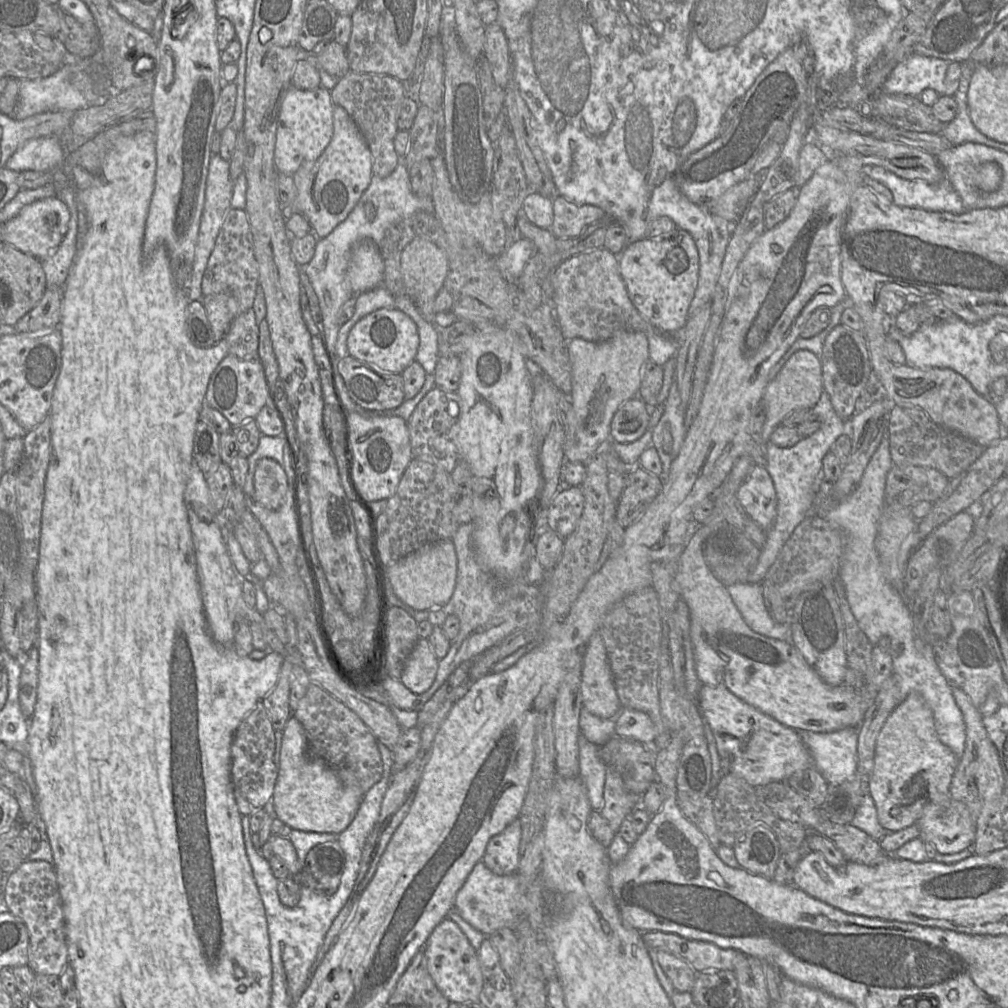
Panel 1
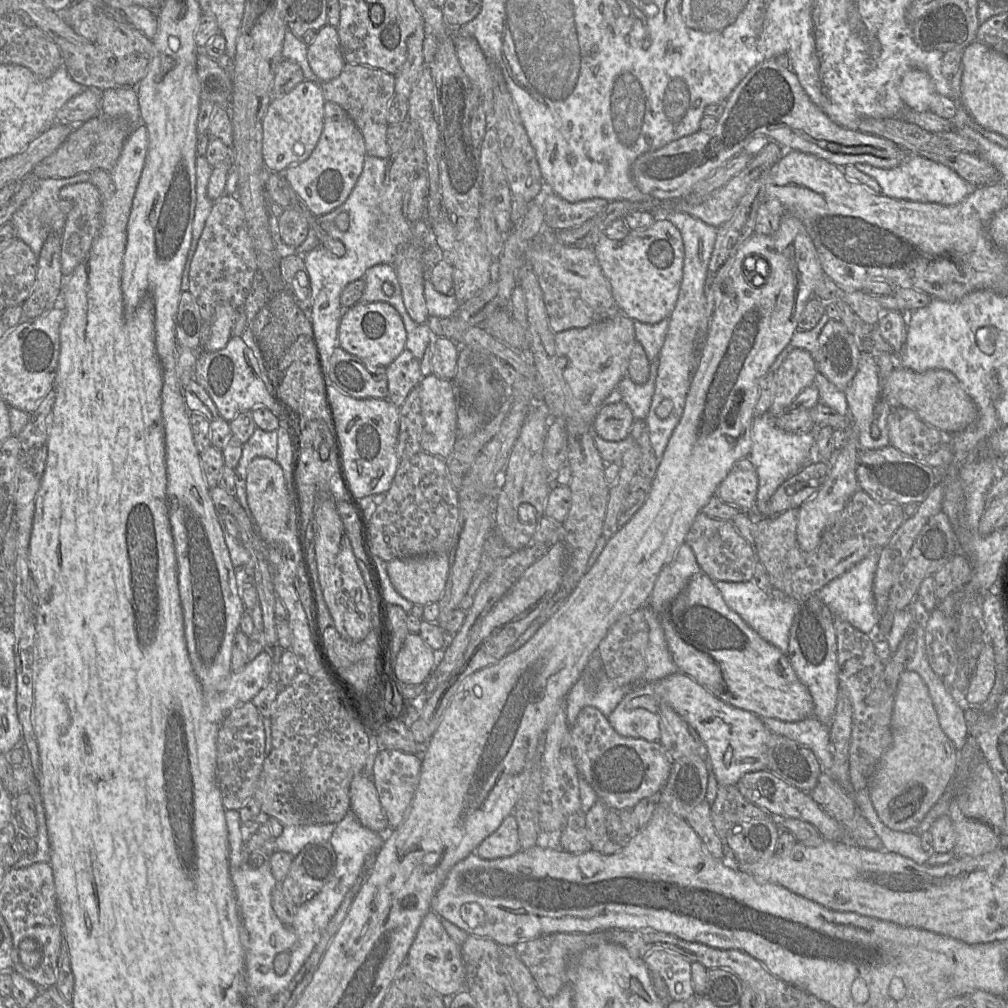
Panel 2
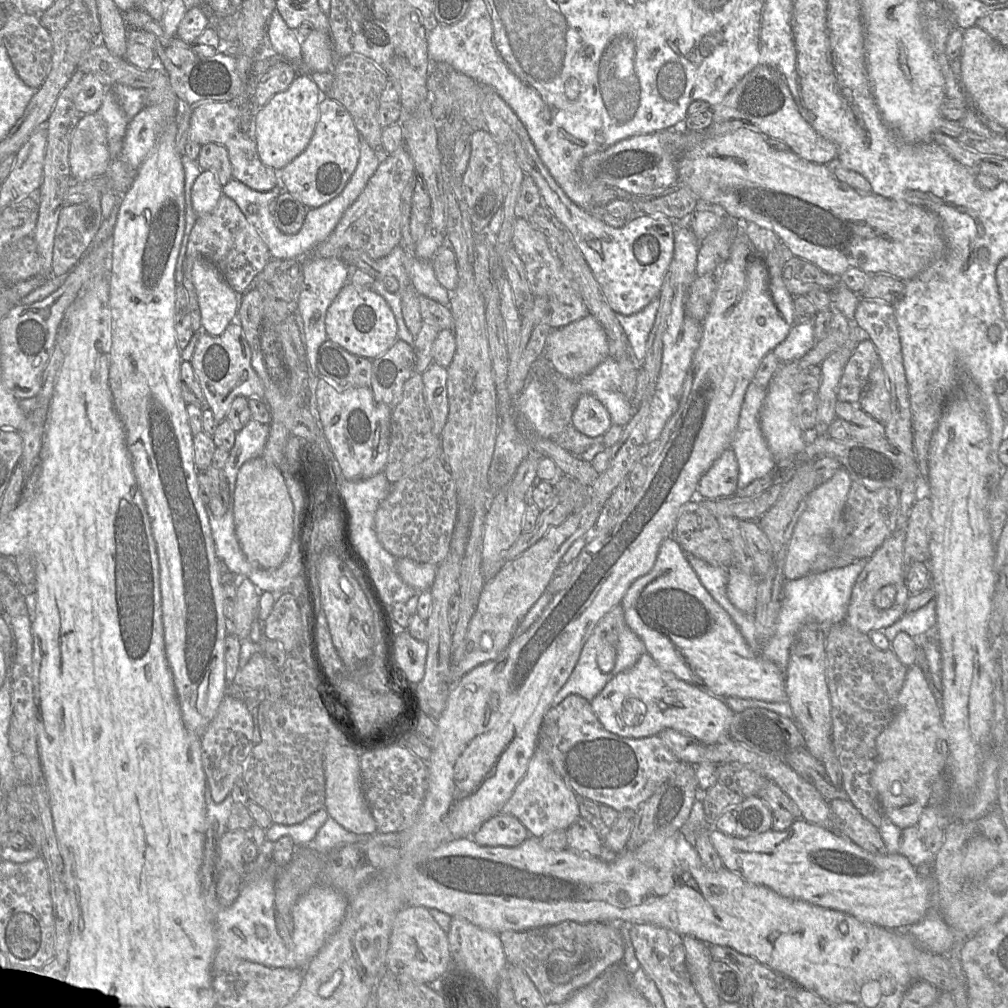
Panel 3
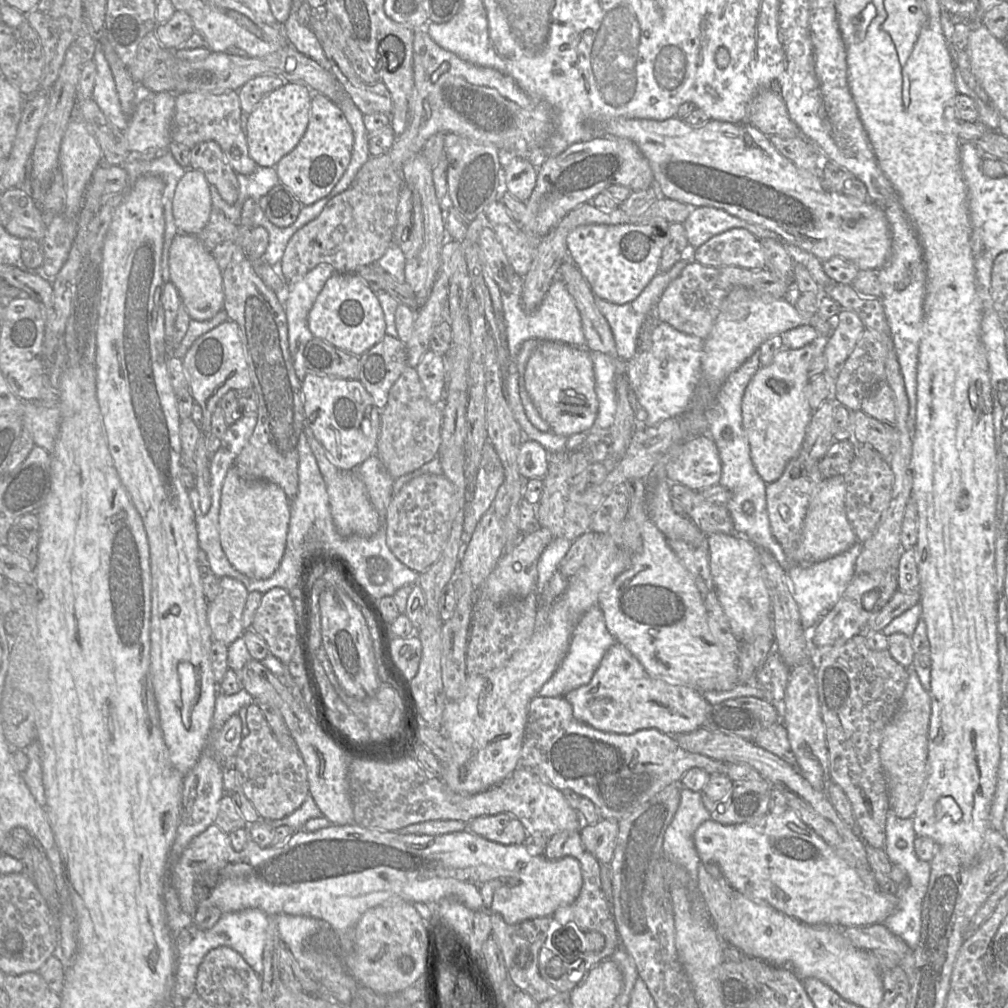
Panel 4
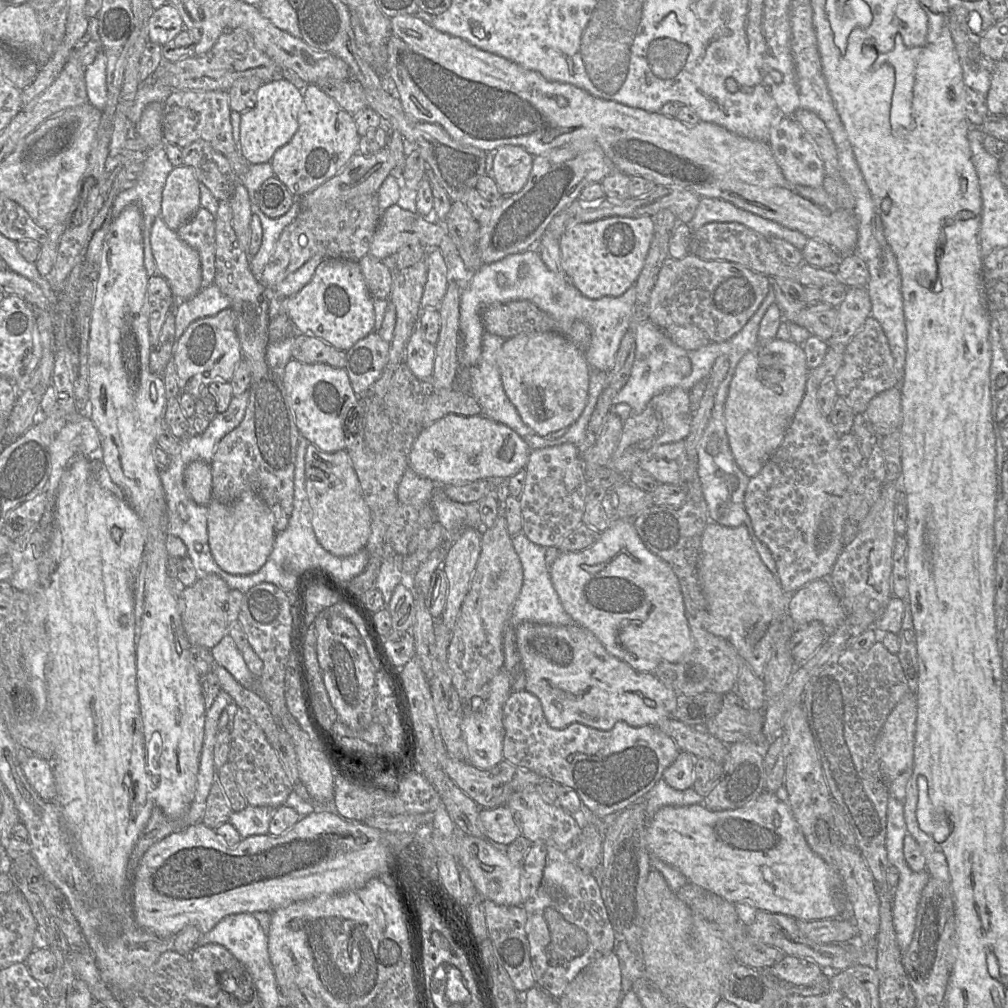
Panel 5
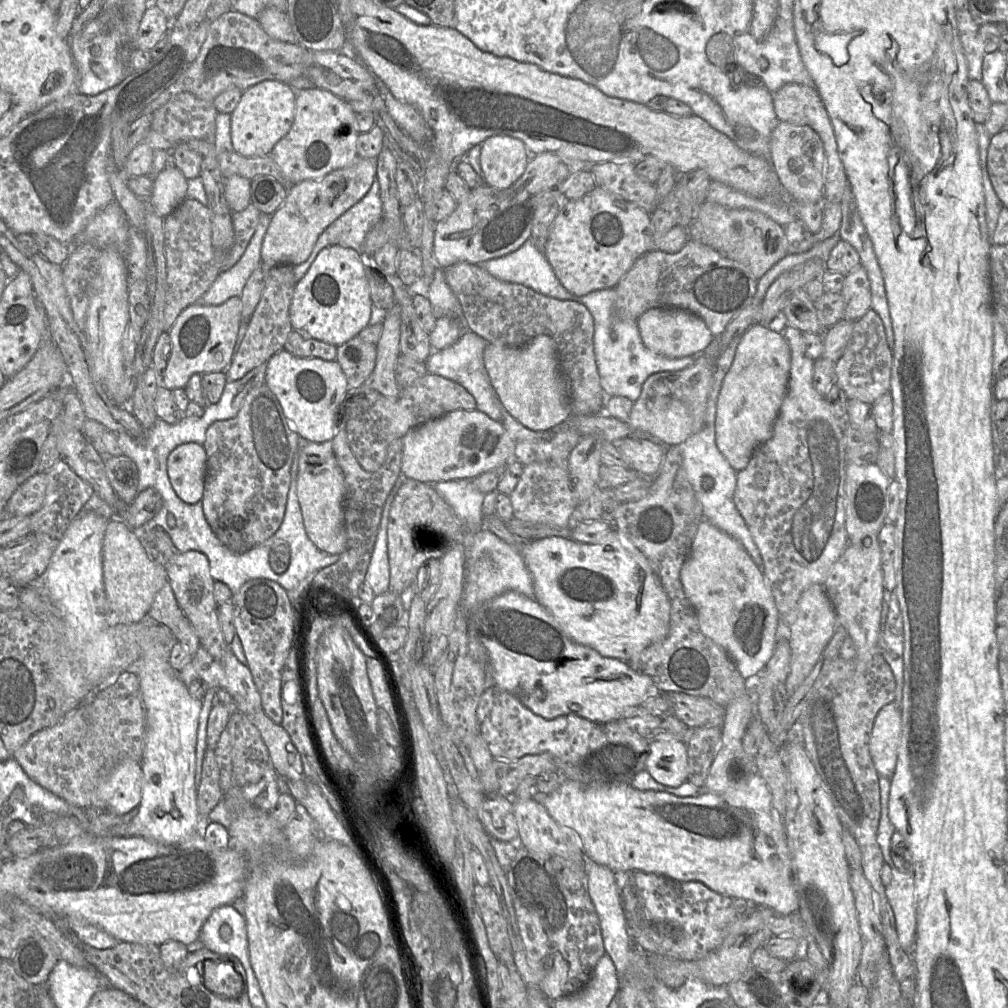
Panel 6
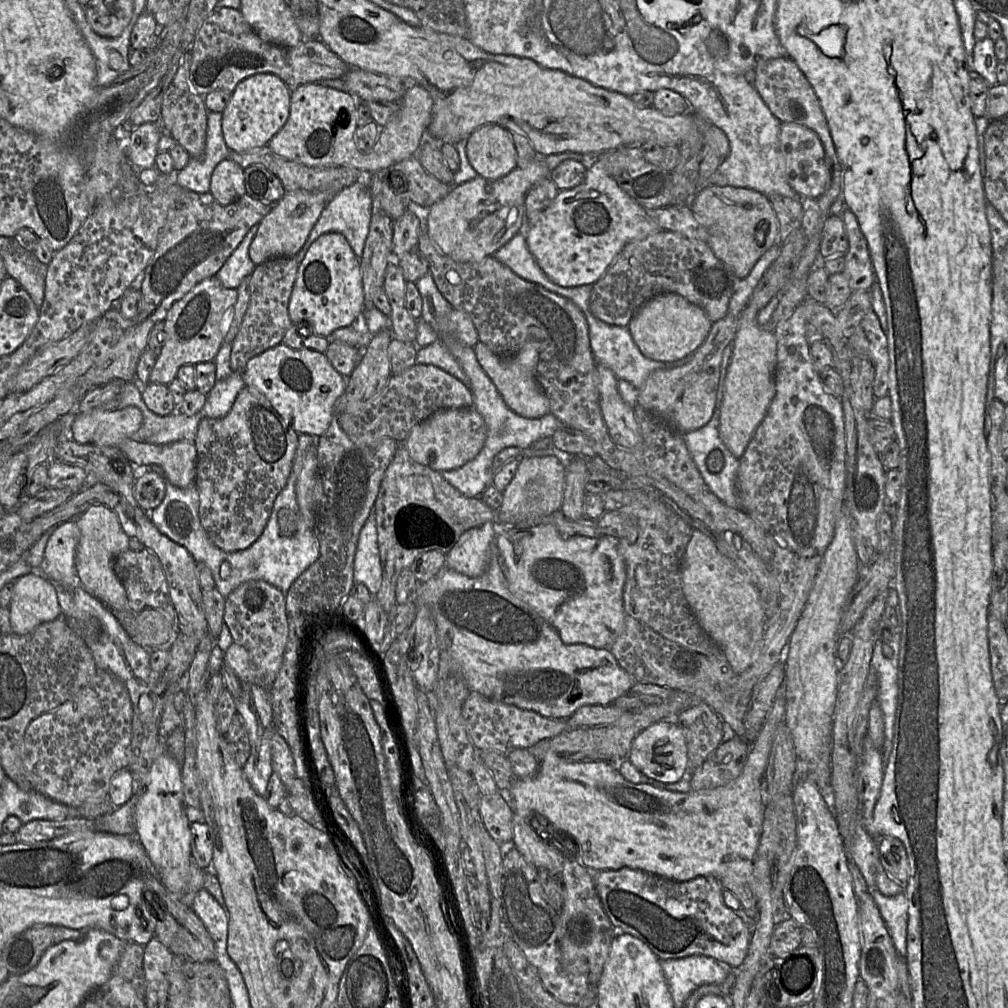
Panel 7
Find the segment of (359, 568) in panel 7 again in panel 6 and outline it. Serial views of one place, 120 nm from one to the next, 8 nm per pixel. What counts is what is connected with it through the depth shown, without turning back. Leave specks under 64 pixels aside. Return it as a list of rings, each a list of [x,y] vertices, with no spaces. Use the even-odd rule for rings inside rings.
[[[391,497],[386,502],[378,531],[374,551],[365,576],[364,583],[369,585],[376,596],[389,591],[390,567],[388,558],[387,529]]]

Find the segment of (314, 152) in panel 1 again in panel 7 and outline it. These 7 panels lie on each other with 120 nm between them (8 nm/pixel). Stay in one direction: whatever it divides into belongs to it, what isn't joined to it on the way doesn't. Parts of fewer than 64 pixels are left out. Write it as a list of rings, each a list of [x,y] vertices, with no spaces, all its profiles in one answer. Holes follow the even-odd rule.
[[[256,74],[240,82],[222,112],[222,132],[230,151],[245,153],[268,145],[289,118],[292,91],[273,74]]]

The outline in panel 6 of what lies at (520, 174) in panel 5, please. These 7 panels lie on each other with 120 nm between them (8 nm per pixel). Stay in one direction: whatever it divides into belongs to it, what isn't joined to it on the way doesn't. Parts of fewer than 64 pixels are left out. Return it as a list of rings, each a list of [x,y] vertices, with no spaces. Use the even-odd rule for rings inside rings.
[[[497,135],[481,144],[482,177],[485,184],[494,188],[512,186],[523,175],[528,162],[528,150],[517,138]]]

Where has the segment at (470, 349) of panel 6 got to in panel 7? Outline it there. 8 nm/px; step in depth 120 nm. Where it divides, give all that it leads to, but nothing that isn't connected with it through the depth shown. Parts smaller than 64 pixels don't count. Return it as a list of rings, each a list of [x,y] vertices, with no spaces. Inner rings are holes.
[[[443,341],[421,347],[417,350],[417,363],[433,365],[454,376],[469,388],[469,379],[455,357],[451,354]]]

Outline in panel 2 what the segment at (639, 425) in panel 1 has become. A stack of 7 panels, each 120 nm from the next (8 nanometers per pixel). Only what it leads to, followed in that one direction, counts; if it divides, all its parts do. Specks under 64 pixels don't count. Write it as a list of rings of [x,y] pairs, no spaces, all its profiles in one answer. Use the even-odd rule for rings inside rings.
[[[617,402],[603,405],[591,428],[595,434],[607,441],[622,441],[629,436],[634,422],[629,406],[624,402]]]

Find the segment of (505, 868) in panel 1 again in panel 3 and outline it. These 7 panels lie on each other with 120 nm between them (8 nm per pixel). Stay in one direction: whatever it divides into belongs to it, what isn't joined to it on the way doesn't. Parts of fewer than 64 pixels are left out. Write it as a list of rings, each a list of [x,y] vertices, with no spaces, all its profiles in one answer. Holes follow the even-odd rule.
[[[497,814],[484,822],[468,838],[480,846],[516,847],[529,836],[528,831],[518,819],[506,814]]]

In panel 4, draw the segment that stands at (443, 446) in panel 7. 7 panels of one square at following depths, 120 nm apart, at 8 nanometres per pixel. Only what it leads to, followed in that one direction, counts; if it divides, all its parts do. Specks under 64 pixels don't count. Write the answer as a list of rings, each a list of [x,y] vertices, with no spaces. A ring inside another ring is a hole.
[[[527,438],[523,441],[517,464],[523,479],[543,479],[548,472],[549,454],[537,442]]]

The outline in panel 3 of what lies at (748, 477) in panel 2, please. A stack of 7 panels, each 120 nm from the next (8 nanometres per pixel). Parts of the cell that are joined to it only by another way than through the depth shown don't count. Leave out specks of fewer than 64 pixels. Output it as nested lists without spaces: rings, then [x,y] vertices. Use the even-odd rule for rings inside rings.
[[[725,450],[699,481],[697,492],[701,498],[735,496],[738,488],[739,465],[735,453]]]

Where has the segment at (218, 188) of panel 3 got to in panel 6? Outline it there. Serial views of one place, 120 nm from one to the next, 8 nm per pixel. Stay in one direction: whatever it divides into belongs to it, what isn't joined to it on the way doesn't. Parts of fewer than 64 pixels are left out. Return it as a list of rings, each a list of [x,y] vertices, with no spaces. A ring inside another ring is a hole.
[[[176,167],[164,168],[153,180],[150,204],[157,215],[168,216],[187,198],[188,179]]]

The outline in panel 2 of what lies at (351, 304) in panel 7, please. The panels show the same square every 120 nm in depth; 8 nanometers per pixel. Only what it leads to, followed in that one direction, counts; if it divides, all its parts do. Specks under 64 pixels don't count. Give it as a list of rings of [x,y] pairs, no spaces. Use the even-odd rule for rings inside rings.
[[[386,302],[360,303],[344,310],[338,328],[338,344],[349,354],[371,365],[387,367],[406,348],[407,334],[397,310]]]

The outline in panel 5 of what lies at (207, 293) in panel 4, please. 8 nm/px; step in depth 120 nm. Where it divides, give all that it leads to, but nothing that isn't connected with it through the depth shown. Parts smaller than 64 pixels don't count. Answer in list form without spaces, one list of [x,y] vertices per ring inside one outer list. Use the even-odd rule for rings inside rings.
[[[161,217],[155,219],[150,230],[149,241],[157,272],[168,282],[179,302],[193,298],[203,289],[198,252],[182,241],[176,231],[170,229]]]

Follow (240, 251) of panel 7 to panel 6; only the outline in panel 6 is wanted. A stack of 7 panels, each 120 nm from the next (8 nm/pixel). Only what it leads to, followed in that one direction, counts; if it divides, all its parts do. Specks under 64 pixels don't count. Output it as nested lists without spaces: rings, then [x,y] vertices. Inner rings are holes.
[[[261,213],[256,230],[242,257],[229,270],[222,272],[196,304],[218,306],[231,297],[240,297],[243,288],[261,263],[261,247],[272,215]]]

